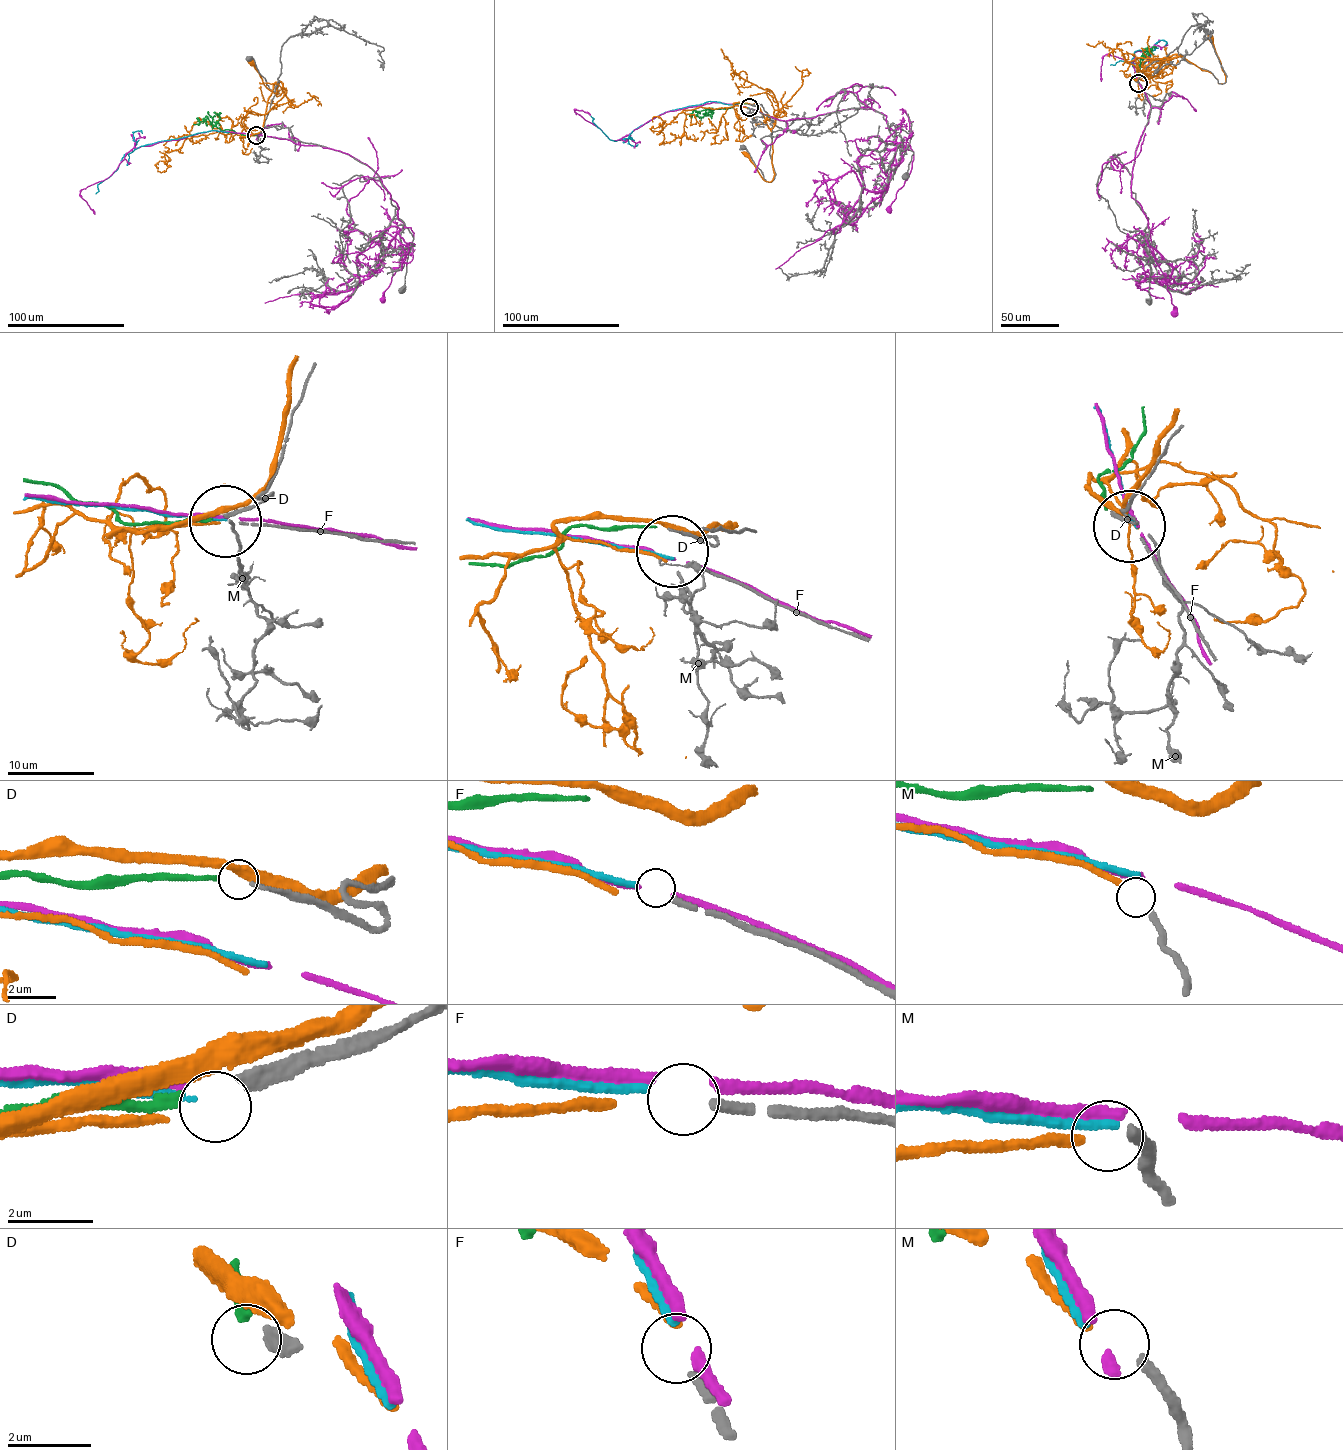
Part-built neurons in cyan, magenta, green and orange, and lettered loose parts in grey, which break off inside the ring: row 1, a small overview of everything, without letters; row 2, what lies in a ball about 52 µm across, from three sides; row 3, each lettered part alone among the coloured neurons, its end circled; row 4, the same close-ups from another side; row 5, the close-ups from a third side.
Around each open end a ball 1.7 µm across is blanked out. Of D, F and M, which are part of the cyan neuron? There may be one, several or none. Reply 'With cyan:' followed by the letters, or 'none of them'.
With cyan: F

